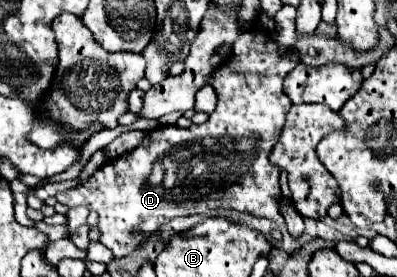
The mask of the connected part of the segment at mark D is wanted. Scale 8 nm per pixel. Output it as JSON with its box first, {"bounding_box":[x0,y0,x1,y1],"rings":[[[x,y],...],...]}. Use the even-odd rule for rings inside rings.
{"bounding_box":[58,30,298,258],"rings":[[[262,30],[242,32],[232,46],[232,54],[214,70],[214,80],[210,86],[216,90],[216,110],[210,114],[208,122],[192,124],[190,128],[178,126],[158,126],[146,132],[140,146],[132,152],[106,162],[80,186],[58,194],[58,202],[66,206],[86,206],[98,214],[96,230],[100,232],[100,242],[114,252],[116,258],[124,258],[138,250],[152,234],[158,234],[172,218],[202,214],[214,208],[250,212],[254,216],[264,216],[274,220],[286,234],[284,218],[280,212],[280,170],[270,164],[268,156],[272,146],[284,128],[286,112],[292,102],[282,92],[284,76],[298,64],[298,52],[280,56],[276,42]]]}

